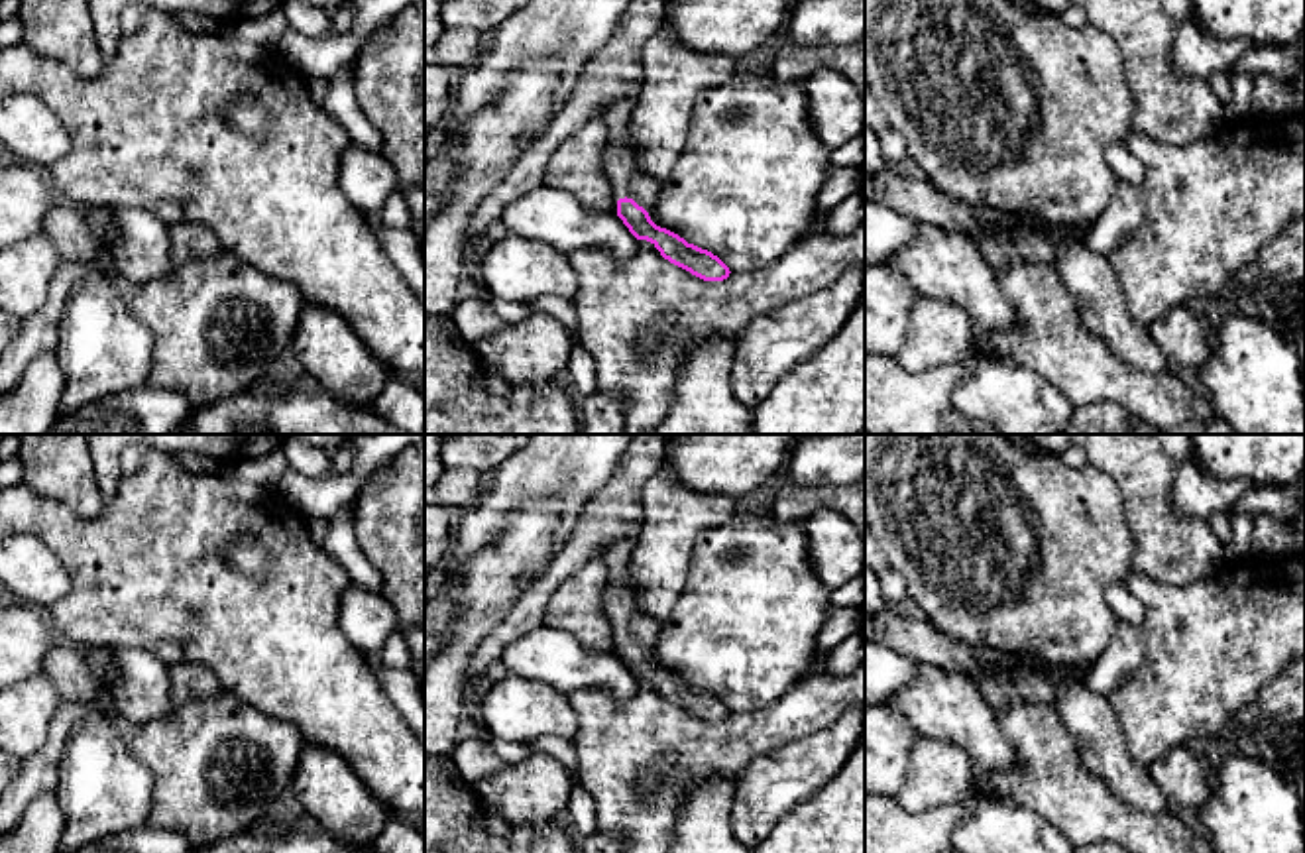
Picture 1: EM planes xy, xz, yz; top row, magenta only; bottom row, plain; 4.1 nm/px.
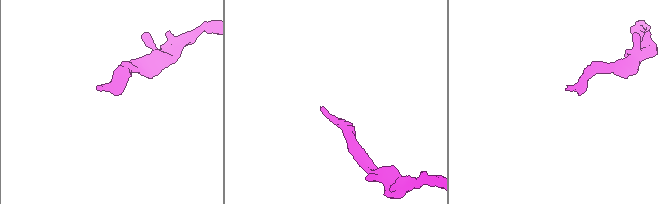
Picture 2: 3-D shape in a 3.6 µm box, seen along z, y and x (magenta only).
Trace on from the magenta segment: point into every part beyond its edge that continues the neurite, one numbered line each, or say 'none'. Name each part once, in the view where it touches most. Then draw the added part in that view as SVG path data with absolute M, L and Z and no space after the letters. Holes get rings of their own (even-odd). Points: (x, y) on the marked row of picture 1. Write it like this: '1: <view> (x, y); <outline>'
1: xz (618, 164); M635 96L619 100L603 112L607 145L601 153L599 167L609 181L615 214L617 200L627 197L643 206L649 212L651 220L662 228L662 224L654 220L654 204L660 193L660 183L637 167L635 151L627 143L627 126L633 108Z

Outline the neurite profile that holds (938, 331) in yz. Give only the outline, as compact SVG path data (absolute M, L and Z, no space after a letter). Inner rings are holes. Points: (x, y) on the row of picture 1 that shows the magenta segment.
M918 295L896 360L910 373L969 362L969 334L969 316L963 307L953 301Z

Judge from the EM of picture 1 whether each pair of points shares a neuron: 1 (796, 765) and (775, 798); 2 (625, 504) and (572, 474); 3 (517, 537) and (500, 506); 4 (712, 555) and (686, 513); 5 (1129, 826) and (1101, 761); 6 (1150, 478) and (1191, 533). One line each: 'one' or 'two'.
1: one
2: two
3: two
4: two
5: two
6: one

